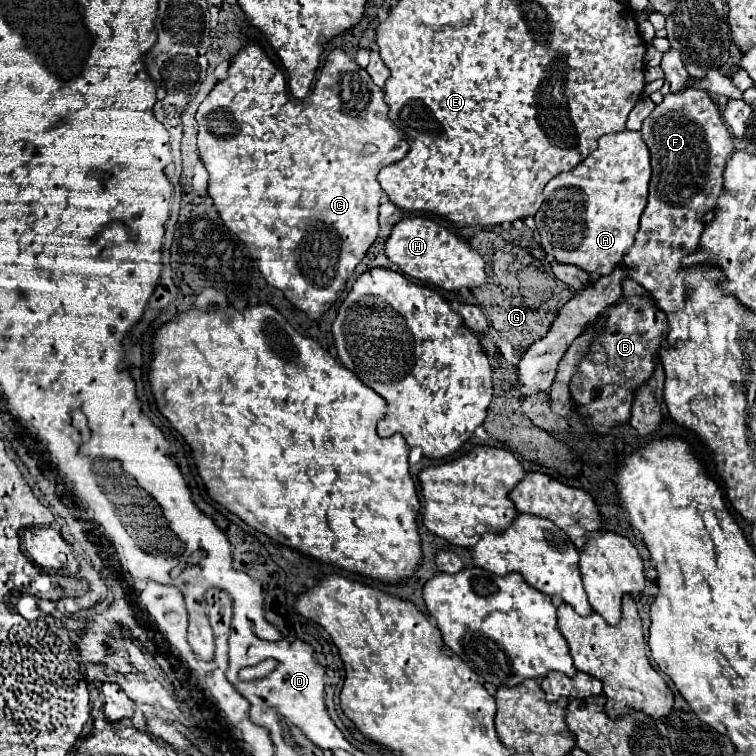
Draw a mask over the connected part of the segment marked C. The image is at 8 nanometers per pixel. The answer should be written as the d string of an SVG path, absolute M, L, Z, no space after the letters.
M252 40L242 50L238 50L234 54L234 58L230 60L228 76L224 80L220 80L212 88L212 92L206 96L206 100L200 104L200 108L196 112L196 122L198 122L200 158L204 160L206 170L210 174L208 194L212 196L214 208L218 210L224 226L248 246L250 256L258 262L258 268L264 274L268 284L282 290L284 296L298 310L306 312L310 318L320 318L330 308L330 304L336 302L338 296L344 292L346 282L352 276L354 268L358 266L358 262L364 258L364 254L368 252L368 248L372 246L372 242L378 236L378 208L380 208L382 188L380 188L376 176L378 176L380 168L404 158L404 154L408 152L408 142L406 142L404 132L394 122L390 122L390 118L388 118L388 106L384 102L384 90L376 88L370 74L364 68L360 68L342 48L334 48L328 54L328 58L326 58L326 62L324 62L324 66L316 78L312 94L308 94L304 100L296 100L286 90L286 78L284 78L282 70L268 58L268 54L260 46L260 42Z

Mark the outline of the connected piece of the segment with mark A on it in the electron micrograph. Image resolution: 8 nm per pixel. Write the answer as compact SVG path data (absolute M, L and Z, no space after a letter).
M622 130L600 138L598 148L584 162L580 162L568 172L558 174L544 188L544 204L534 216L542 248L556 260L576 264L588 274L596 276L610 274L634 244L640 216L648 202L648 182L650 182L650 152L640 132Z

